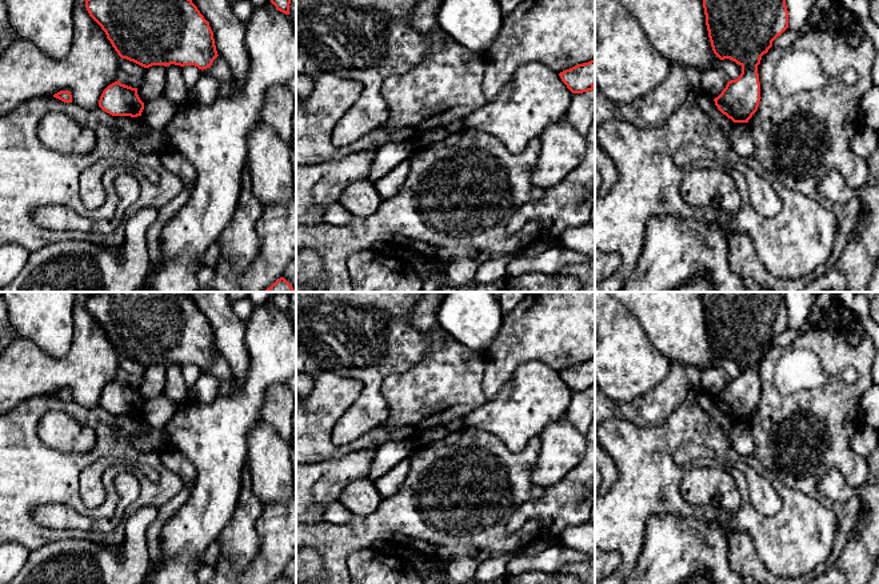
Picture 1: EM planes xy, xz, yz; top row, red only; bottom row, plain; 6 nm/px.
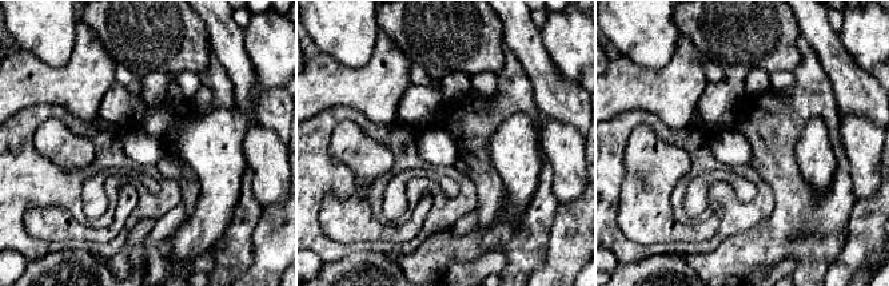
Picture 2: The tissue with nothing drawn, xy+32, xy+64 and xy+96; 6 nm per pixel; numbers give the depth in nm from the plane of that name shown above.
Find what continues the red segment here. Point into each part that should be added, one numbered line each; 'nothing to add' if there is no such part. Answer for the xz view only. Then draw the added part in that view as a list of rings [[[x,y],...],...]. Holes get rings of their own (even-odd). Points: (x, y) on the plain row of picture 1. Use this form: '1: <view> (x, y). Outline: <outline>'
nothing to add

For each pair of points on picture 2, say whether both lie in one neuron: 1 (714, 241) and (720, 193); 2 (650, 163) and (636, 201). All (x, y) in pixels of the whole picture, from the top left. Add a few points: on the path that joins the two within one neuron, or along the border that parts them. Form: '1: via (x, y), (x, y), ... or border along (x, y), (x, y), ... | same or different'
1: via (726, 229), (726, 205) | same
2: via (650, 173), (645, 191) | same

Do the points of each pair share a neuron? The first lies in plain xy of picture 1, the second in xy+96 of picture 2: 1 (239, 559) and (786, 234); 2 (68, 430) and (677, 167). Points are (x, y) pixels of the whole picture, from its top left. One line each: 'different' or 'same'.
1: same
2: same

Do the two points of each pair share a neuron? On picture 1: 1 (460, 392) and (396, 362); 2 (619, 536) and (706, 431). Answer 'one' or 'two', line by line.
1: two
2: one

